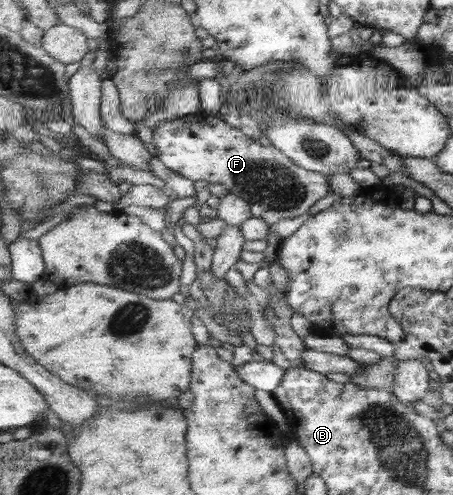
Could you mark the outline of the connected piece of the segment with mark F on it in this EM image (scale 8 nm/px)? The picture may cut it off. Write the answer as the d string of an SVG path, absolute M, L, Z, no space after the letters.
M202 110L193 116L162 121L156 127L154 135L157 156L171 170L195 182L206 180L211 184L224 184L233 194L243 197L252 206L255 217L264 219L269 226L276 226L282 220L307 218L312 206L316 206L322 198L333 192L330 177L299 166L299 163L294 162L274 144L265 147L260 141L244 134L241 129L230 126L220 115L210 115Z

